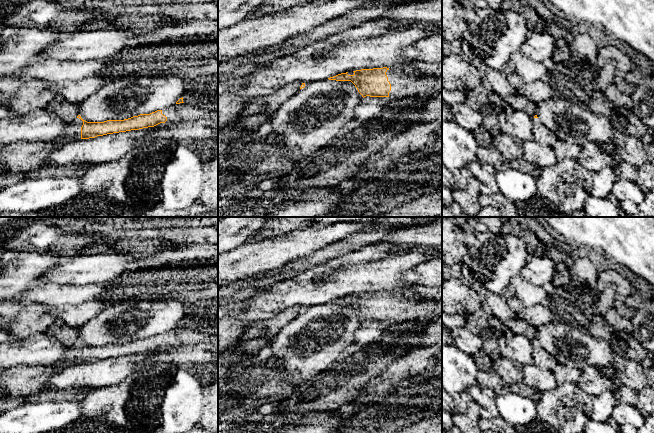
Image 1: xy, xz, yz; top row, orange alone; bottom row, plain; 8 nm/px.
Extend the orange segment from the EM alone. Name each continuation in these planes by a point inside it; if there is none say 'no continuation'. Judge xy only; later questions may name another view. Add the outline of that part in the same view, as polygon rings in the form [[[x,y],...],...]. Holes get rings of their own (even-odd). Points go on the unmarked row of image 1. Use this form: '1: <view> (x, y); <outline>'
1: xy (182, 336); [[[175,327],[163,333],[162,338],[167,341],[167,345],[165,347],[179,347],[202,343],[218,345],[218,335],[209,335],[186,327]]]
2: xy (73, 356); [[[76,342],[72,347],[69,348],[65,358],[59,362],[56,362],[52,365],[54,368],[57,368],[59,371],[71,366],[81,363],[81,351],[83,345],[79,342]]]

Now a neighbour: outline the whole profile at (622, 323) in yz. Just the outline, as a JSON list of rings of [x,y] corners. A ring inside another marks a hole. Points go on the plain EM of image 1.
[[[614,307],[610,308],[604,315],[605,320],[611,324],[614,330],[624,330],[629,334],[633,333],[631,320],[620,316]]]

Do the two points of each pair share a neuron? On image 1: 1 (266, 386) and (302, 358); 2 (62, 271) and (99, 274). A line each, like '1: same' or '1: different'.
1: different
2: same

